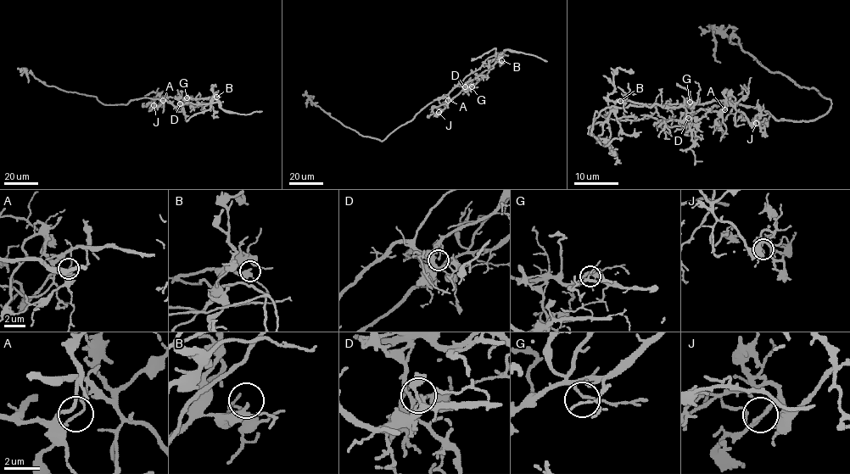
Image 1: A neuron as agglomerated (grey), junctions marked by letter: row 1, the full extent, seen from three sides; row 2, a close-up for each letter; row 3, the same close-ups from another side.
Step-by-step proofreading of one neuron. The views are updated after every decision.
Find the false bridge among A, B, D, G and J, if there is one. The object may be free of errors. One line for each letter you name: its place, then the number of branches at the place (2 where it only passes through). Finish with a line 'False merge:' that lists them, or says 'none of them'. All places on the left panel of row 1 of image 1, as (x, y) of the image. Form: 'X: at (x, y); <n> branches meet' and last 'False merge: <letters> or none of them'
A: at (163, 100); 2 branches meet
False merge: A

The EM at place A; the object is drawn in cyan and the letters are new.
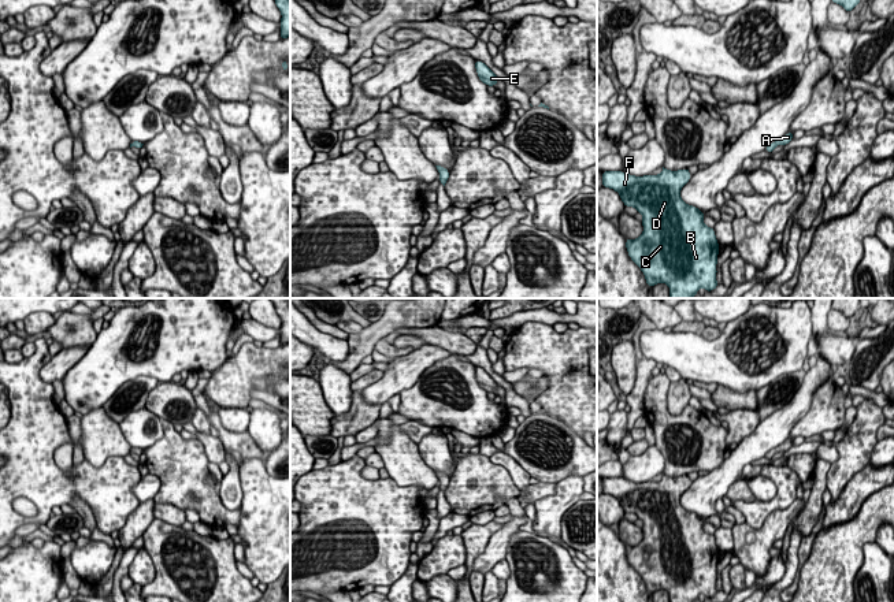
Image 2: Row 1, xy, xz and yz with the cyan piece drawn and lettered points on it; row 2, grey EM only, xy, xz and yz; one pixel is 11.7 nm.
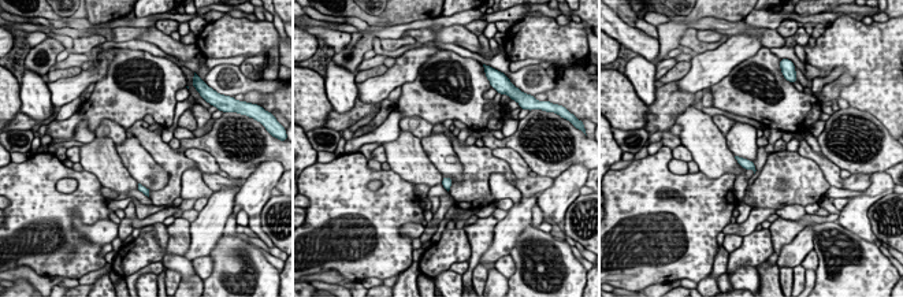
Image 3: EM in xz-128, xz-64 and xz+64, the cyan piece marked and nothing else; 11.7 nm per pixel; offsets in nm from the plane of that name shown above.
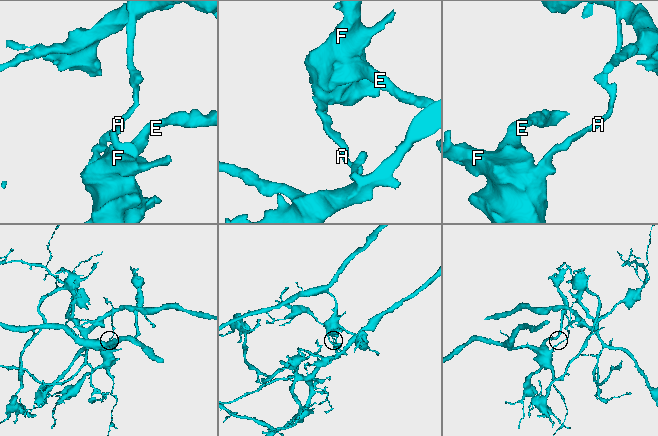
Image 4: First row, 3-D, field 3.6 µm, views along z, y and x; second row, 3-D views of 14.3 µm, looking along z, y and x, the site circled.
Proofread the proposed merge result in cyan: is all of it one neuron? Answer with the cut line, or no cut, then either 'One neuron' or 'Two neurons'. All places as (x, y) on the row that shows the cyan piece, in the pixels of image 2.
Split along xz (444, 167), (438, 171). Two neurons

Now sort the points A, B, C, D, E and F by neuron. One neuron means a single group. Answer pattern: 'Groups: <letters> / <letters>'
Groups: A / B C D E F

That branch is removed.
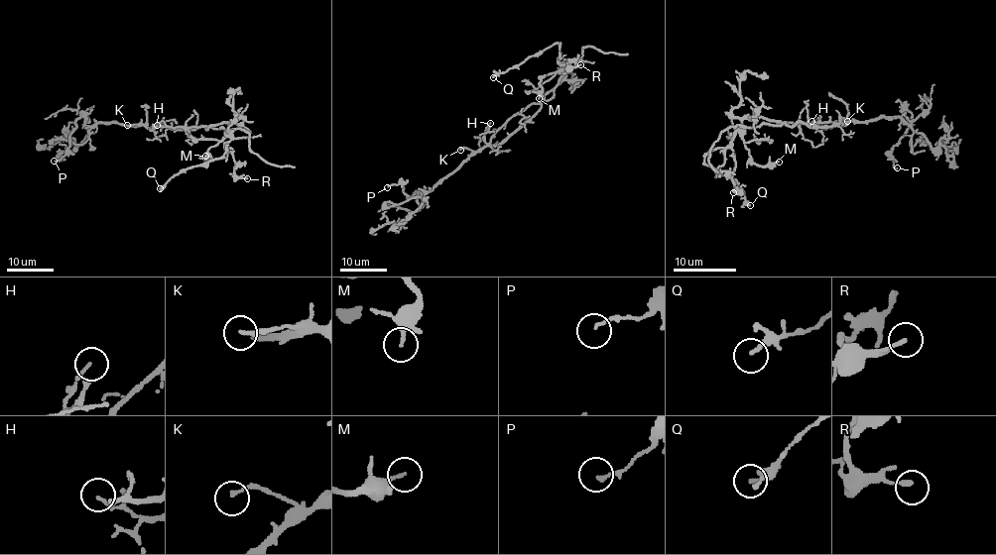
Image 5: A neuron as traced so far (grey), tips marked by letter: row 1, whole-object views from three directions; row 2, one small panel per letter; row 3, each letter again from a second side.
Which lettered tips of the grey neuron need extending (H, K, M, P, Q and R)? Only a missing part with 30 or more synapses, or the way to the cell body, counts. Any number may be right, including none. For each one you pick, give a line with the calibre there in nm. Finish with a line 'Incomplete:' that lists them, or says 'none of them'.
Incomplete: none of them

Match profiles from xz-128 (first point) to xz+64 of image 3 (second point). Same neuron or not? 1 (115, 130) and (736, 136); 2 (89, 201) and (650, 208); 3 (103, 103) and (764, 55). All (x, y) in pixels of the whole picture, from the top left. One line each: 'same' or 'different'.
1: different
2: same
3: same

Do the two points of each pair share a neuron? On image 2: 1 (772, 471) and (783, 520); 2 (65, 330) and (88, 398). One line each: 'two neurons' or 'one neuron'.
1: two neurons
2: two neurons

